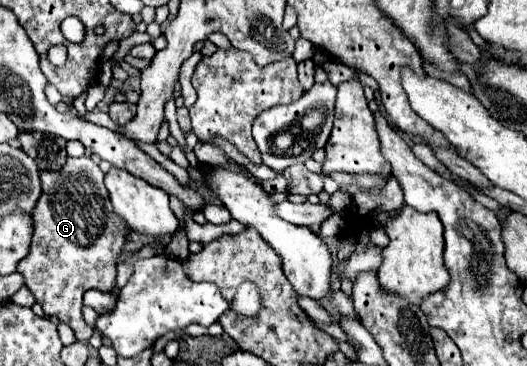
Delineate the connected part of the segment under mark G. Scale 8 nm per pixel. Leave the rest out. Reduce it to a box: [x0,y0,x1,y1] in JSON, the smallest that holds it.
[17,158,125,342]

